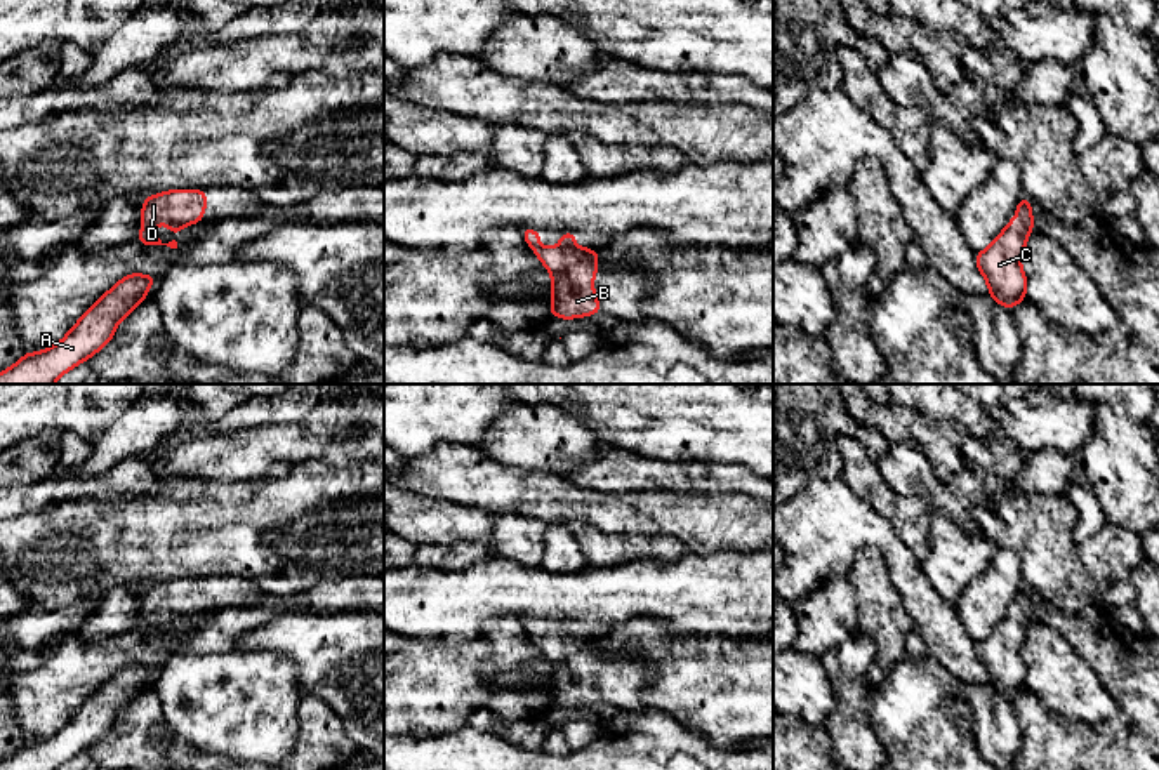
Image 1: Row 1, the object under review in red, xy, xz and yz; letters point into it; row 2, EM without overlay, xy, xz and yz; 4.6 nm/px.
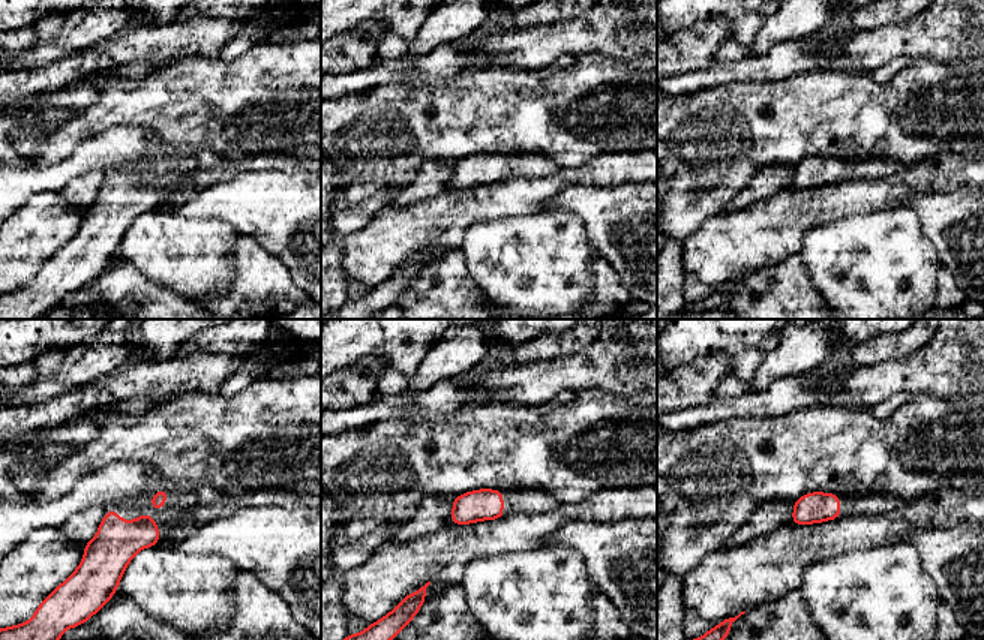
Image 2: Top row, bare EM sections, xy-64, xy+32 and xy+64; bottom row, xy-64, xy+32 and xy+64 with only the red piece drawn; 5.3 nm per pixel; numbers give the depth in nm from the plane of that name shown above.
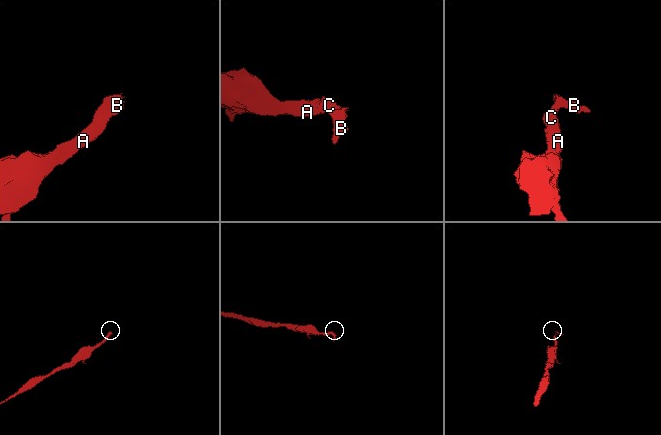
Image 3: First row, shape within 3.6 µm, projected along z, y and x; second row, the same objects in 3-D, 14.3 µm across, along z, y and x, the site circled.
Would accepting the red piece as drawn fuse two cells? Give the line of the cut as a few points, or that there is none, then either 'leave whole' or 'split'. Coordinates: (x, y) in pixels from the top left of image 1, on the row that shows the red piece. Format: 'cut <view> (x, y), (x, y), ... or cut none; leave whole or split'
cut none; leave whole

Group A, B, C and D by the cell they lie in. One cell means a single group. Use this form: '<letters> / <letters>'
A B C D

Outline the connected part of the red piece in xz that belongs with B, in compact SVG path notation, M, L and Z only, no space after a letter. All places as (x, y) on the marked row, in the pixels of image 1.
M523 228L523 240L551 273L549 313L561 320L593 316L601 311L594 294L598 250L575 247L577 231L561 233L558 247L540 247L539 229Z

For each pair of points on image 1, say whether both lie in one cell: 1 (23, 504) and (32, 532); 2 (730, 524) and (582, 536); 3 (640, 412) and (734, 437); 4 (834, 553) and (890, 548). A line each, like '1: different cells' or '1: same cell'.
1: different cells
2: different cells
3: same cell
4: same cell

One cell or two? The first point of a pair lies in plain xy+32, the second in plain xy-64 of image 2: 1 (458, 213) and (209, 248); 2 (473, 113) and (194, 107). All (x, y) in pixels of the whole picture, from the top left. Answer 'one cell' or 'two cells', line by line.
1: two cells
2: one cell

